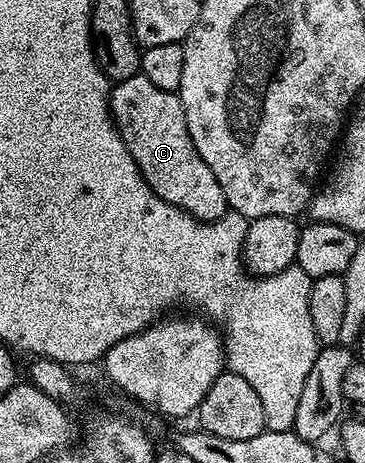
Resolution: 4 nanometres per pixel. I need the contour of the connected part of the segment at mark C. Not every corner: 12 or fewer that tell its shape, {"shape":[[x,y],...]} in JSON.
{"shape":[[141,72],[111,117],[161,200],[215,222],[225,192],[193,148],[176,91]]}

